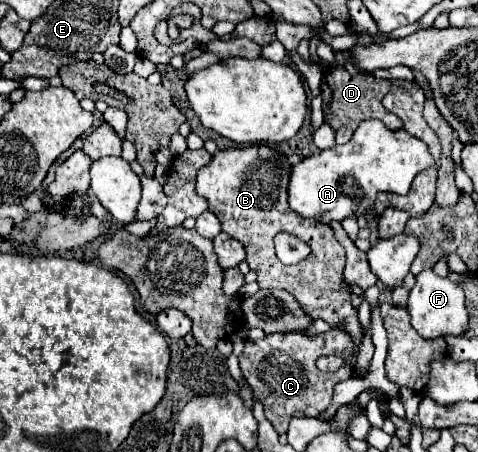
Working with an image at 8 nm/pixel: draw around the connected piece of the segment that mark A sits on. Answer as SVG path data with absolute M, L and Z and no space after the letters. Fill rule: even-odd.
M364 119L346 145L324 149L292 167L288 203L298 215L320 223L344 221L360 213L364 213L370 223L378 217L374 201L380 191L406 195L416 173L428 169L432 163L428 147L420 139L408 135L404 129L390 131L378 119Z

